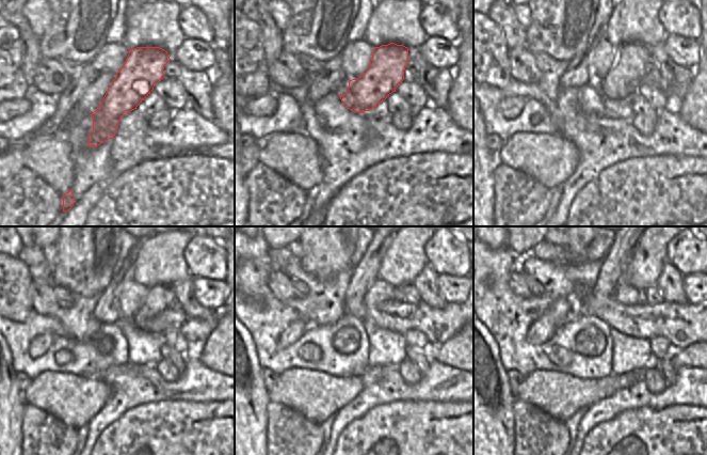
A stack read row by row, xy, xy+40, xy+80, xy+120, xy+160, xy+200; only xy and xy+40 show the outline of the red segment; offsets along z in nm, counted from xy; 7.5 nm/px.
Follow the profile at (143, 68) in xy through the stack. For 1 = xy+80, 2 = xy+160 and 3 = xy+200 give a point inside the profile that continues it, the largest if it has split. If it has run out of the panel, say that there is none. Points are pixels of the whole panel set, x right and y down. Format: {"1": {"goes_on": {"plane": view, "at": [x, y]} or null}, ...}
{"1": {"goes_on": {"plane": "xy+80", "at": [627, 73]}}, "2": {"goes_on": {"plane": "xy+160", "at": [400, 295]}}, "3": {"goes_on": {"plane": "xy+200", "at": [644, 294]}}}

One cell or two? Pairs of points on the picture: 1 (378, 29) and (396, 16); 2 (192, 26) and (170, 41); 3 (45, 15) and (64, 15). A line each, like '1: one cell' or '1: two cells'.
1: one cell
2: two cells
3: two cells

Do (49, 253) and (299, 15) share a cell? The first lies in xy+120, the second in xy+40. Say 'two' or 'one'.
two

